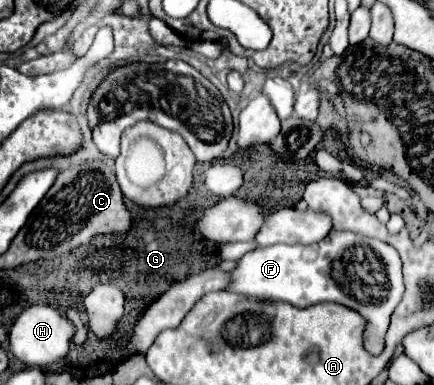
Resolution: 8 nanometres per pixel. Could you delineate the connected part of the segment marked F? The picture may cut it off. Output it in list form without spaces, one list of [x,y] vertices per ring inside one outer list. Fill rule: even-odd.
[[[330,231],[326,239],[314,245],[270,245],[270,247],[256,247],[248,251],[238,265],[230,271],[230,283],[226,291],[252,297],[252,299],[272,299],[272,301],[286,301],[292,303],[294,307],[310,307],[316,303],[324,301],[334,301],[342,303],[346,307],[352,307],[354,311],[362,313],[368,319],[368,329],[366,329],[366,339],[364,345],[372,353],[382,351],[382,337],[384,331],[388,329],[390,315],[394,307],[400,303],[402,293],[404,293],[404,283],[402,283],[402,271],[400,271],[400,255],[394,247],[362,237],[356,233],[340,233],[340,231]]]

